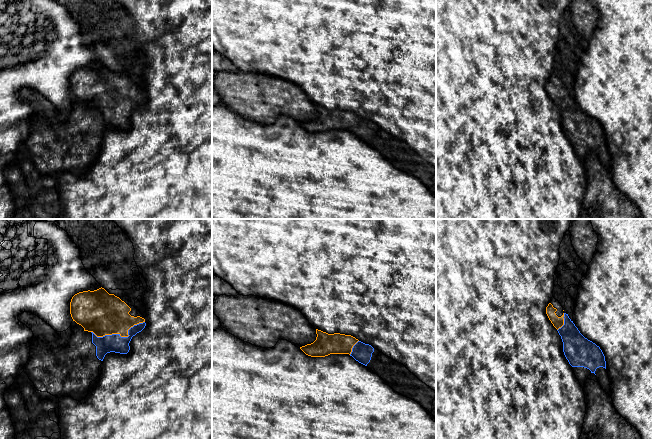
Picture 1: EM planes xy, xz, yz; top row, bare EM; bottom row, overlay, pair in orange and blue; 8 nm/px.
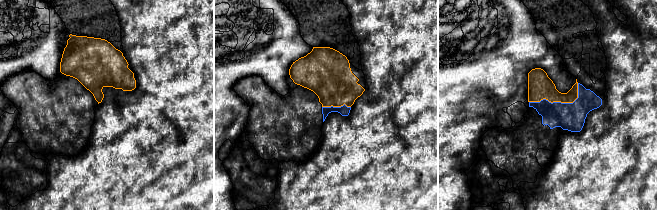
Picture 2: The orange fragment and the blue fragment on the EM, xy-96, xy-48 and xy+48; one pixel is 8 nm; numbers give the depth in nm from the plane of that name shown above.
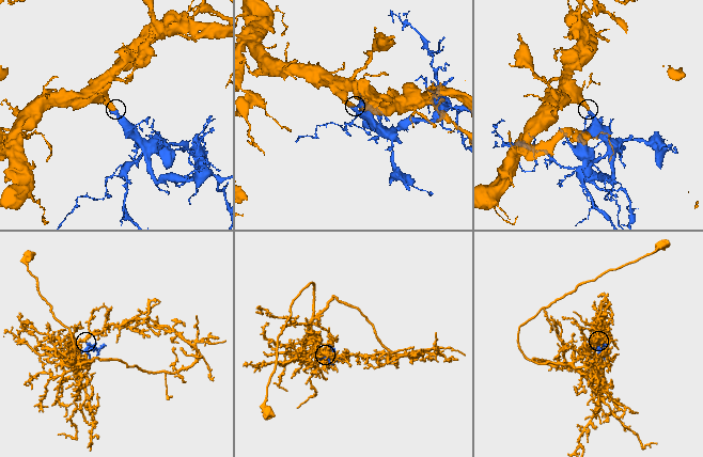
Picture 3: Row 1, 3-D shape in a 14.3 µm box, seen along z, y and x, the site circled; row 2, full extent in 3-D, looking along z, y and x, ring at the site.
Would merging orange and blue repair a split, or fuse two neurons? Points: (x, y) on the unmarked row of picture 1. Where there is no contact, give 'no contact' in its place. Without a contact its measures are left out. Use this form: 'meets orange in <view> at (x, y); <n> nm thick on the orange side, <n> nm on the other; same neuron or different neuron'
meets orange in xy at (120, 111); 340 nm thick on the orange side, 140 nm on the other; same neuron

